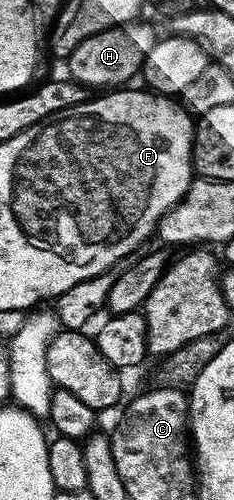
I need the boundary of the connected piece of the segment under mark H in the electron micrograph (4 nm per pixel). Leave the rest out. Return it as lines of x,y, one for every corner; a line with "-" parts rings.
139,23
120,24
117,28
85,38
73,54
65,57
66,75
88,90
119,90
130,85
134,81
131,79
142,73
145,58
149,58
149,50
153,50
157,39
153,25

